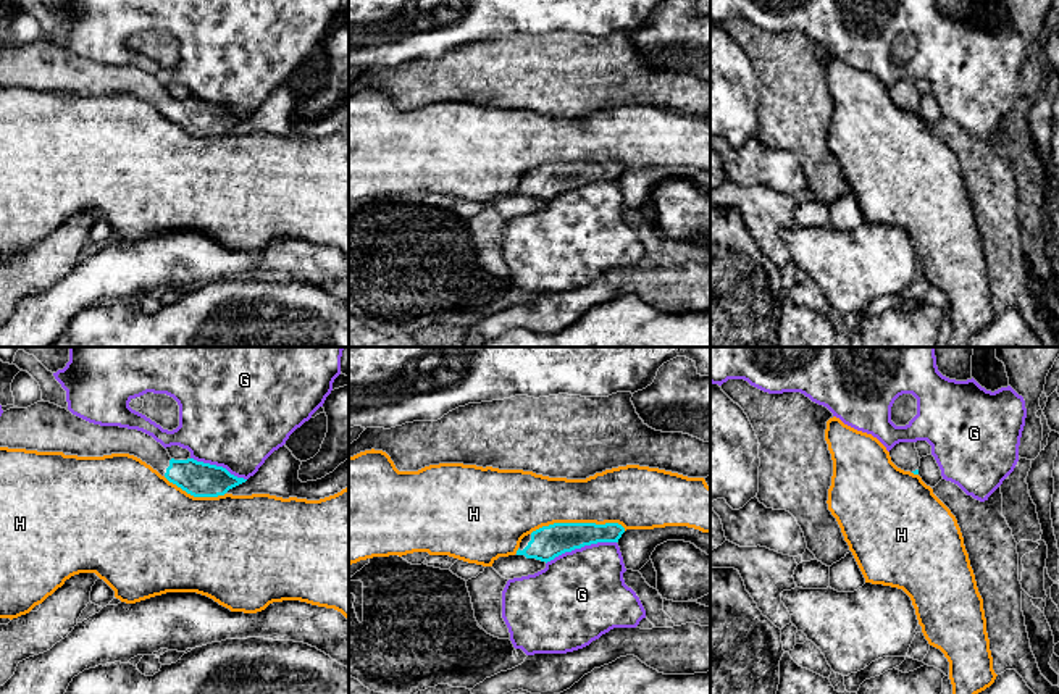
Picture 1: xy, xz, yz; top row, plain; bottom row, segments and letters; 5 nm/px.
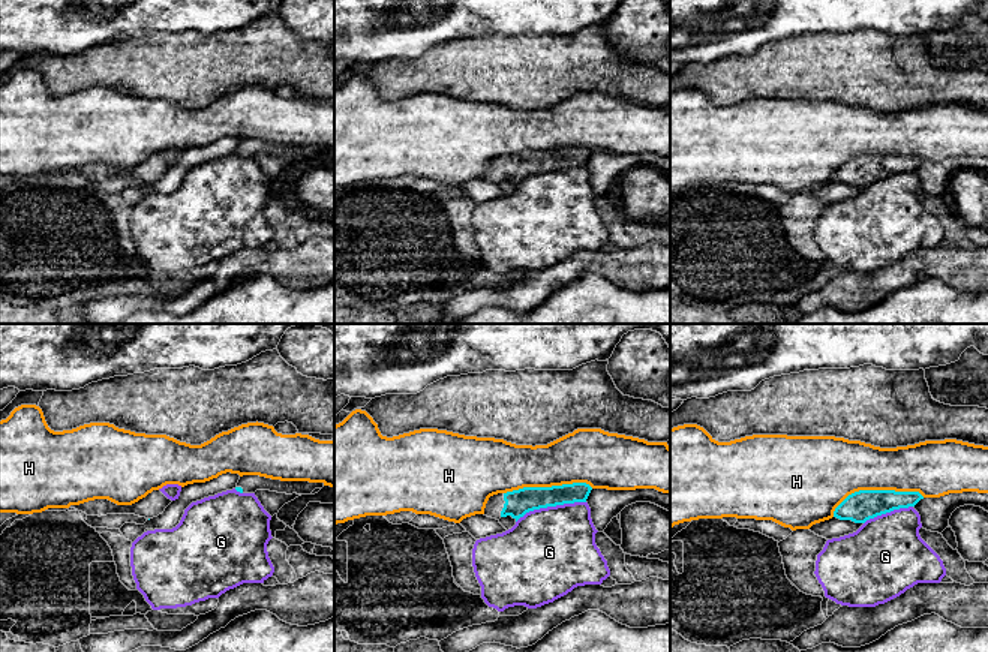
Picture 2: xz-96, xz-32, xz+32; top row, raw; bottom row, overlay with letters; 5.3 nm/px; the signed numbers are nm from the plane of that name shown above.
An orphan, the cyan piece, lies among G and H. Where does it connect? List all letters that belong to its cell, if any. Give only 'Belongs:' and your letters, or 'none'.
Belongs: none

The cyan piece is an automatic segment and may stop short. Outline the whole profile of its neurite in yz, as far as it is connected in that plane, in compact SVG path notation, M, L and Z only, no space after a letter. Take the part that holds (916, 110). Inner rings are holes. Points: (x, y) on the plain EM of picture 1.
M899 81L889 89L891 100L904 108L910 110L914 113L919 113L920 105L920 95L915 87L915 81Z

